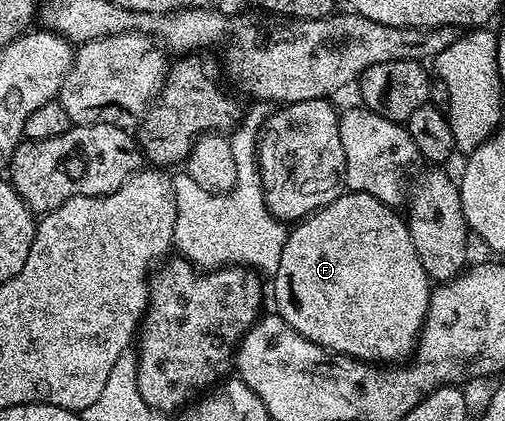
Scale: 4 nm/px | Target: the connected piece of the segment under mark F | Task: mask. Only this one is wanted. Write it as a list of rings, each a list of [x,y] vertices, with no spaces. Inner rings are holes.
[[[346,191],[336,200],[317,209],[316,212],[304,217],[296,225],[297,228],[288,233],[286,244],[283,246],[283,258],[279,259],[277,271],[272,273],[273,300],[277,303],[276,315],[282,316],[300,336],[305,336],[321,348],[328,348],[330,352],[338,352],[340,356],[353,356],[357,360],[372,362],[378,366],[389,366],[394,362],[405,362],[412,357],[417,347],[417,337],[421,334],[421,327],[427,314],[431,281],[423,270],[423,262],[419,262],[419,254],[415,254],[415,242],[411,242],[408,223],[402,213],[394,210],[390,205],[379,202],[379,198],[371,198],[371,194]]]

